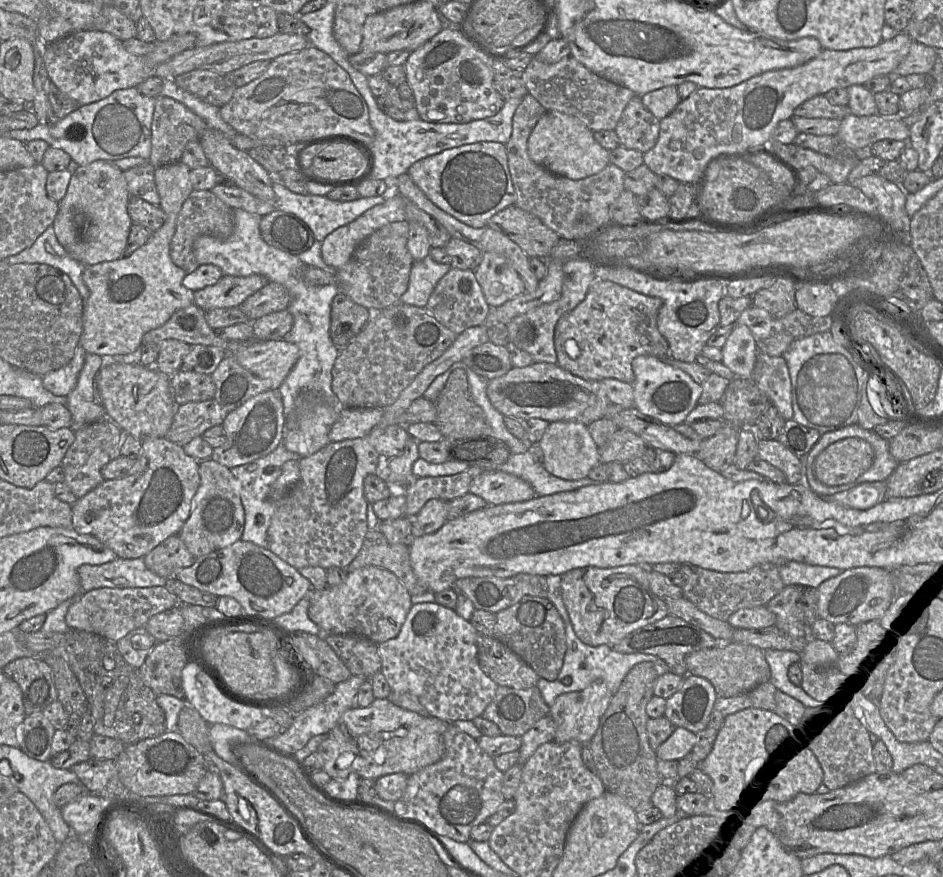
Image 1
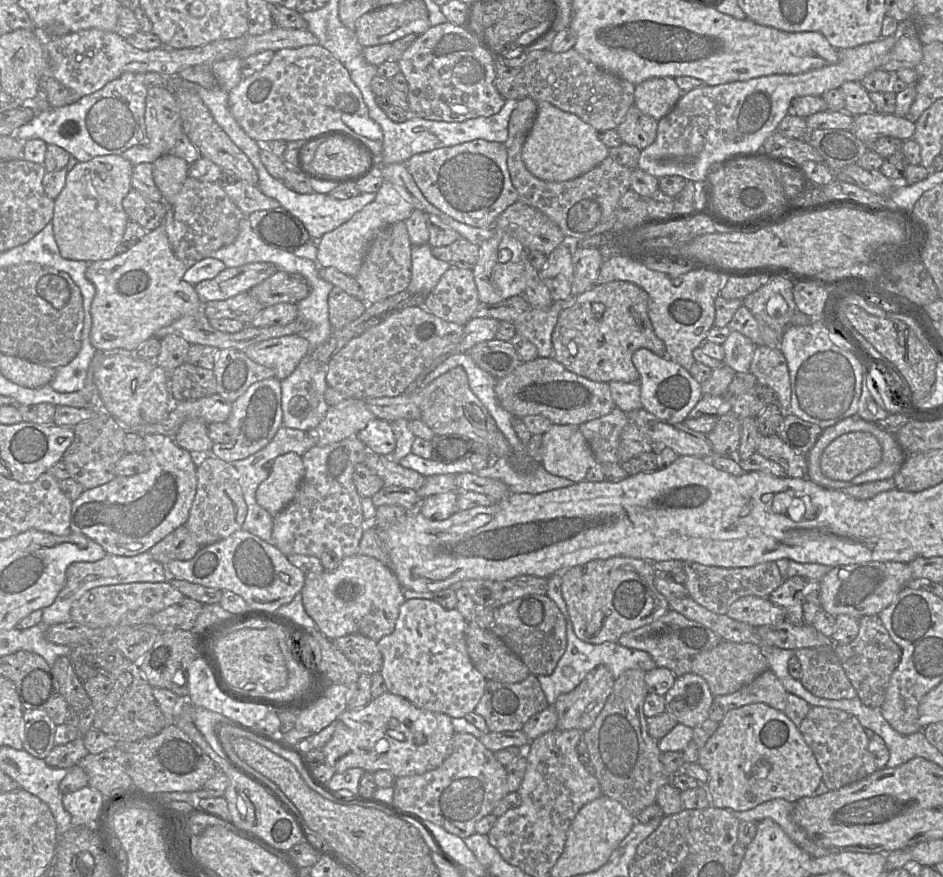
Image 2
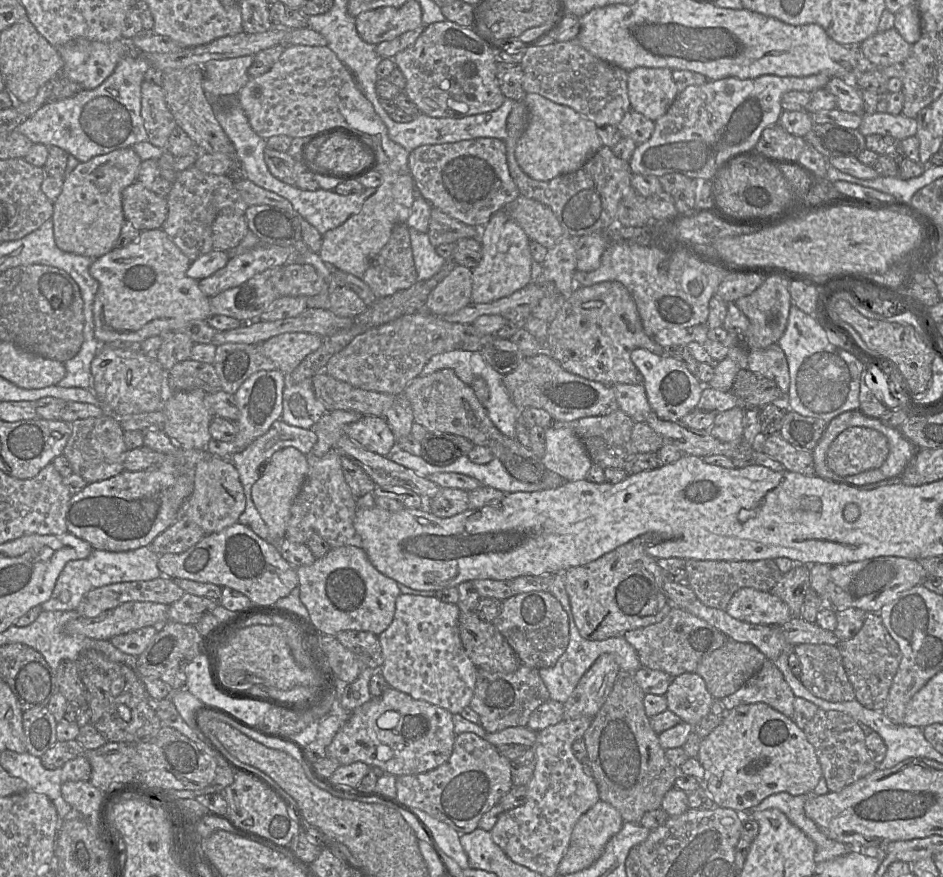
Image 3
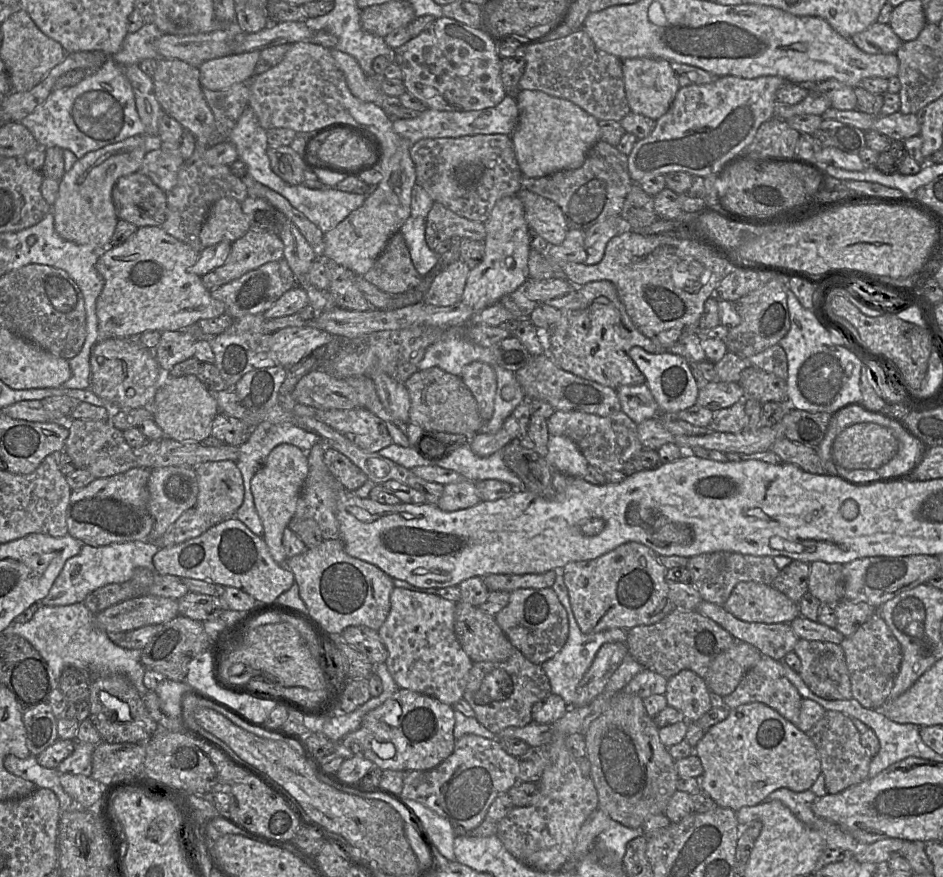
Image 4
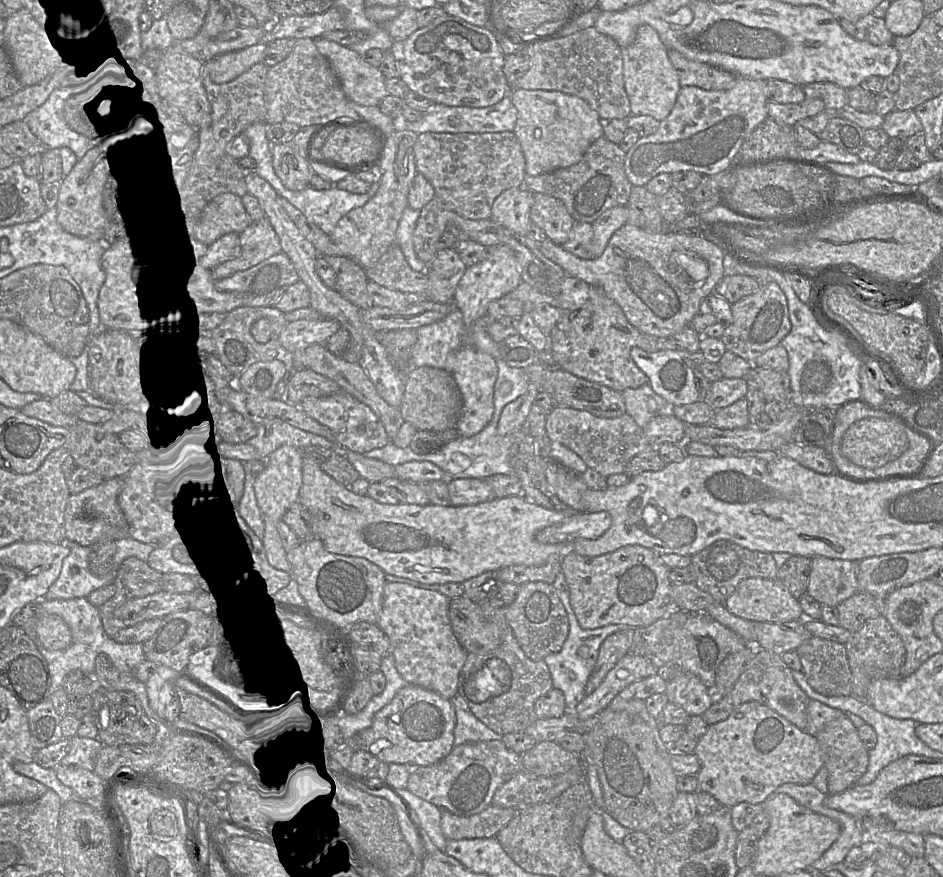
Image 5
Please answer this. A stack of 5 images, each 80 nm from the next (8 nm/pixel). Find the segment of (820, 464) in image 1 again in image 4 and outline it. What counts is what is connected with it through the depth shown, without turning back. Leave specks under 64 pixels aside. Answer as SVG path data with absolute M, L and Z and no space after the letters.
M872 422L845 428L832 444L835 465L848 470L876 470L898 452L899 441L887 427Z

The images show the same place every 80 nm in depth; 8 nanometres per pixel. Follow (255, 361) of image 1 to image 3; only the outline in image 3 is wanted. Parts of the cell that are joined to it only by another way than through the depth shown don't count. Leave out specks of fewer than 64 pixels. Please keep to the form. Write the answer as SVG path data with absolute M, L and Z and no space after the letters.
M290 332L274 336L259 344L259 347L275 363L276 369L287 375L322 343L323 338L317 334Z

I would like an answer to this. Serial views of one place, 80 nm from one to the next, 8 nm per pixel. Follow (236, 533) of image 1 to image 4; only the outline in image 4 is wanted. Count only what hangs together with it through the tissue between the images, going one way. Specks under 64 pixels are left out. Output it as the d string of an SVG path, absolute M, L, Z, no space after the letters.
M232 460L209 461L196 468L199 493L195 508L203 515L211 517L213 524L235 517L244 499L242 473Z

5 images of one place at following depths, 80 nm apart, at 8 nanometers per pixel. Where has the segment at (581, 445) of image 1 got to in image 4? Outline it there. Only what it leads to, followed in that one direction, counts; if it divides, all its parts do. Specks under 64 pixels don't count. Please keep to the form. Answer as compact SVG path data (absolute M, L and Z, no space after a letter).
M549 436L545 459L554 471L571 477L583 477L589 466L577 445L565 436Z

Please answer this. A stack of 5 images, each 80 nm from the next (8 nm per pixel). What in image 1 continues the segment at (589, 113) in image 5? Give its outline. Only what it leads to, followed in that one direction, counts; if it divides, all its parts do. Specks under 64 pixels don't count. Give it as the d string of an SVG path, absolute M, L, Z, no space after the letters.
M554 110L546 111L539 119L529 136L527 150L537 165L572 180L597 174L610 163L610 151L595 140L592 130L578 118Z

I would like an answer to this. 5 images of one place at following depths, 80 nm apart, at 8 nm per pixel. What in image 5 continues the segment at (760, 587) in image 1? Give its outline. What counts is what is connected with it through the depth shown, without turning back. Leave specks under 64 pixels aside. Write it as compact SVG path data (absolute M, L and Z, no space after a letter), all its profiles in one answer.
M718 540L692 556L694 584L709 593L717 603L724 603L743 580L748 578L775 579L778 568L771 553L752 551L728 540Z

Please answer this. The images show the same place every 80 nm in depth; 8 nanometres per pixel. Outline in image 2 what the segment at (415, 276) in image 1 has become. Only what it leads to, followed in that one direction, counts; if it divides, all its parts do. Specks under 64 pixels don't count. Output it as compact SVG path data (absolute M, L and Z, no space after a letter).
M429 243L412 246L411 280L407 290L418 295L428 295L451 264L437 259Z

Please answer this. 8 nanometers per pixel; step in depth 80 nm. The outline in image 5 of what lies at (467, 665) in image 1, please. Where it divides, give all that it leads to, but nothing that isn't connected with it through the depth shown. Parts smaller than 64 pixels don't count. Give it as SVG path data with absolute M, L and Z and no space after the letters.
M387 581L377 625L390 639L395 666L409 685L434 691L450 700L458 693L459 674L468 653L453 633L449 619L449 602L450 598L439 591Z

